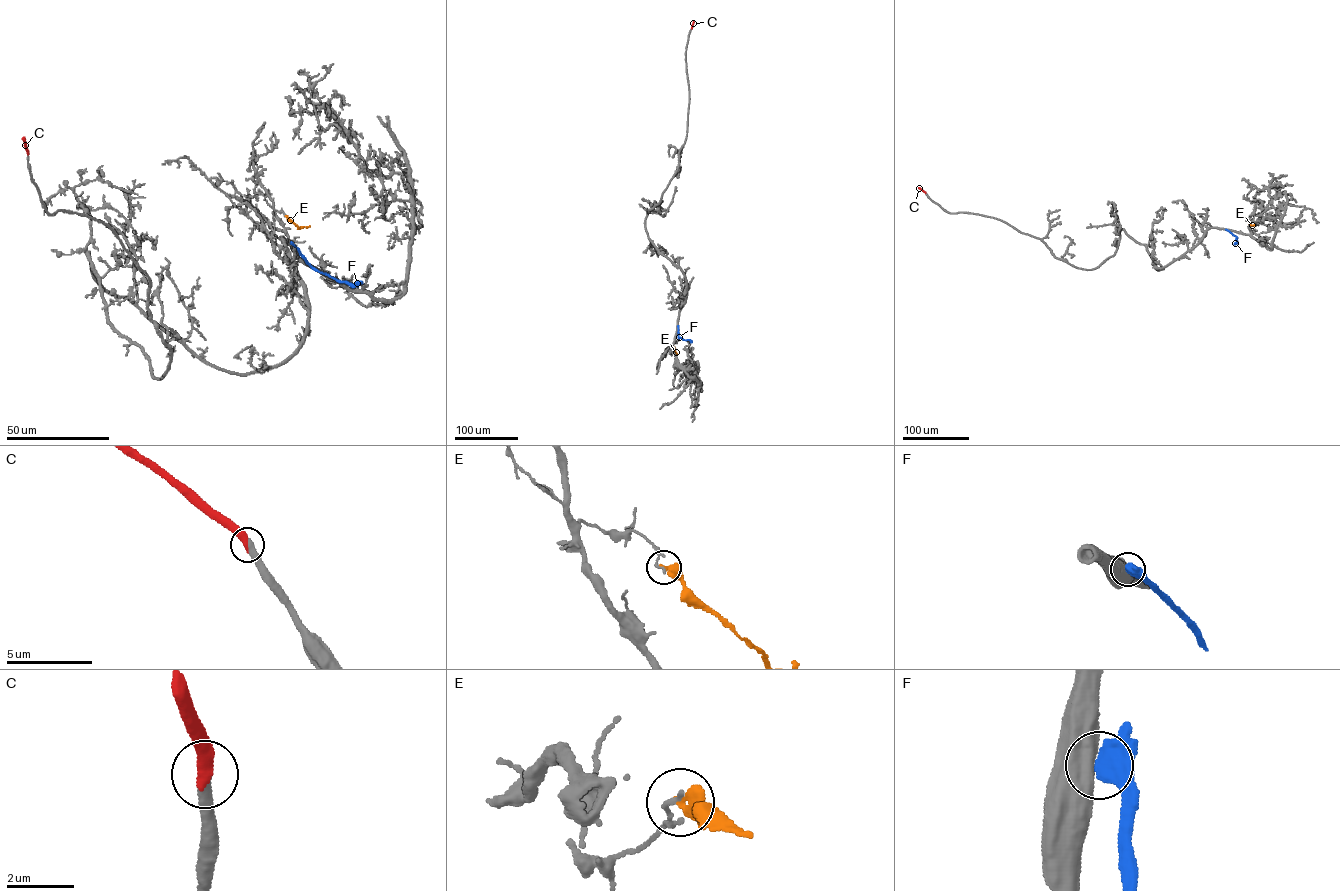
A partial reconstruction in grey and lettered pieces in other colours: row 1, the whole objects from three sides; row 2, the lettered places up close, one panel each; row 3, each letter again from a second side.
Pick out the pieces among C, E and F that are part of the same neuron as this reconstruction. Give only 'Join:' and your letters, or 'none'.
Join: C

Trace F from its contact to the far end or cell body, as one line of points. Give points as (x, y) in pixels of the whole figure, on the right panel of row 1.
F: (1226, 229), (1236, 236), (1237, 243)

